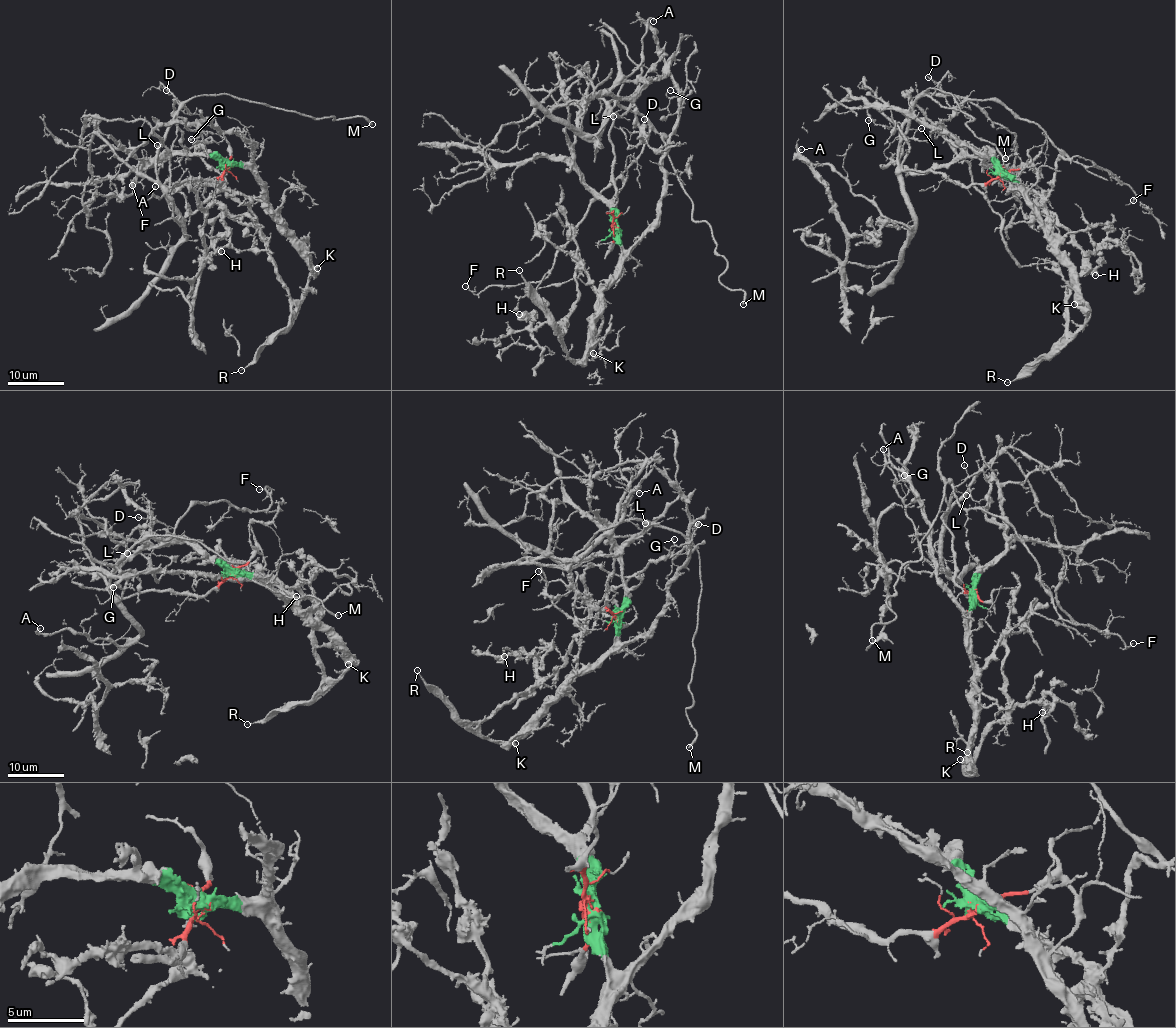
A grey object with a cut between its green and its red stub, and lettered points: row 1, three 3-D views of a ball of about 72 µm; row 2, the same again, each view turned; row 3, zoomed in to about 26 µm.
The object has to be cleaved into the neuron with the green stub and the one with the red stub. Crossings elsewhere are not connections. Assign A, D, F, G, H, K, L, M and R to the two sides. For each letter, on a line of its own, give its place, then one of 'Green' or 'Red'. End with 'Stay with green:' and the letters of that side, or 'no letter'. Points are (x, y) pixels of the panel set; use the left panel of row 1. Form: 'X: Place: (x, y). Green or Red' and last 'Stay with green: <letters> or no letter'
A: Place: (155, 186). Red
D: Place: (166, 90). Red
F: Place: (132, 185). Red
G: Place: (191, 139). Green
H: Place: (221, 251). Green
K: Place: (317, 268). Green
L: Place: (157, 145). Red
M: Place: (372, 124). Red
R: Place: (241, 370). Green
Stay with green: G, H, K, R

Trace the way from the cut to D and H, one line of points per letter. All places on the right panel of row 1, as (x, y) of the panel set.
D: (1001, 173), (968, 186), (945, 180), (933, 171), (899, 169), (901, 137), (912, 106), (938, 84), (927, 76)
H: (1001, 173), (1086, 251), (1115, 242), (1103, 242), (1095, 275)

